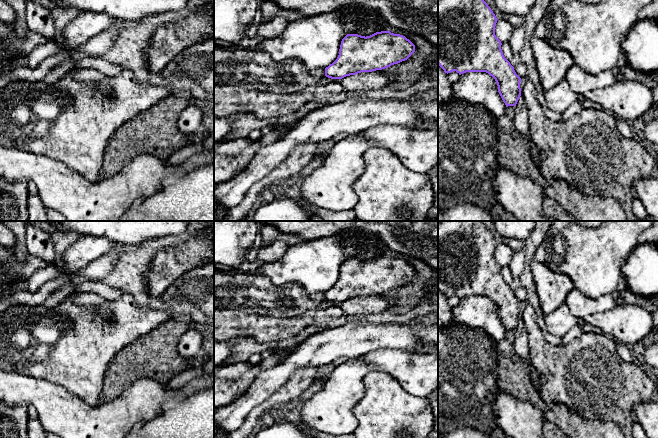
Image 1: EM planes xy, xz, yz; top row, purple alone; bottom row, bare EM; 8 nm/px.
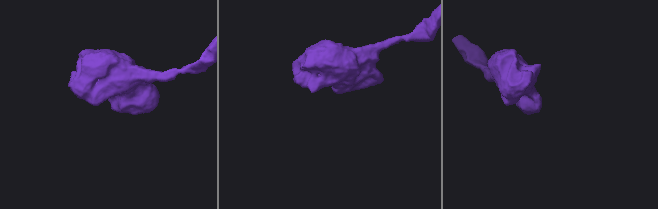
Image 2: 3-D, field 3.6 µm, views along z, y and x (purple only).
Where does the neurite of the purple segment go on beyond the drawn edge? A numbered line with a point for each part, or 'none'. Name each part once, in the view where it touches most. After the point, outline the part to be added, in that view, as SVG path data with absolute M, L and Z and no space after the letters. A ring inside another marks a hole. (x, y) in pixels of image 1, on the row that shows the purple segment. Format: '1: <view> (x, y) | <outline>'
none

